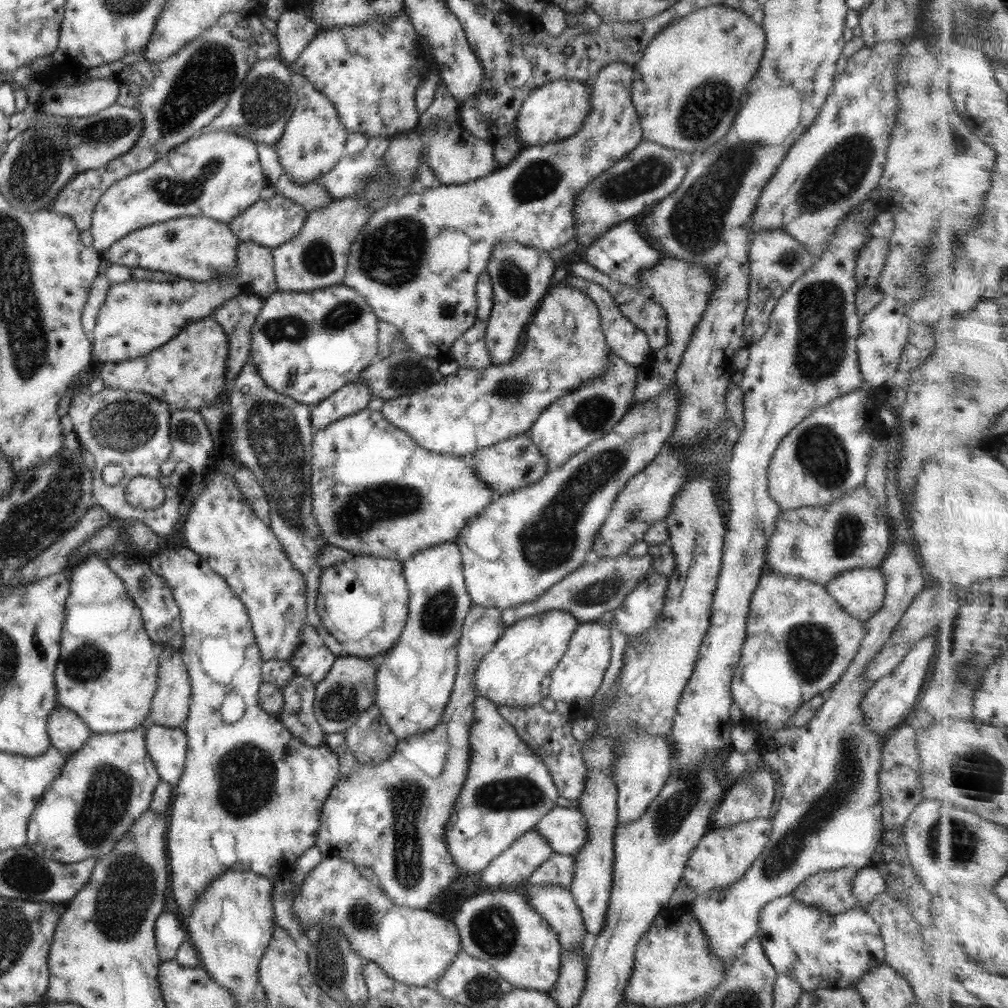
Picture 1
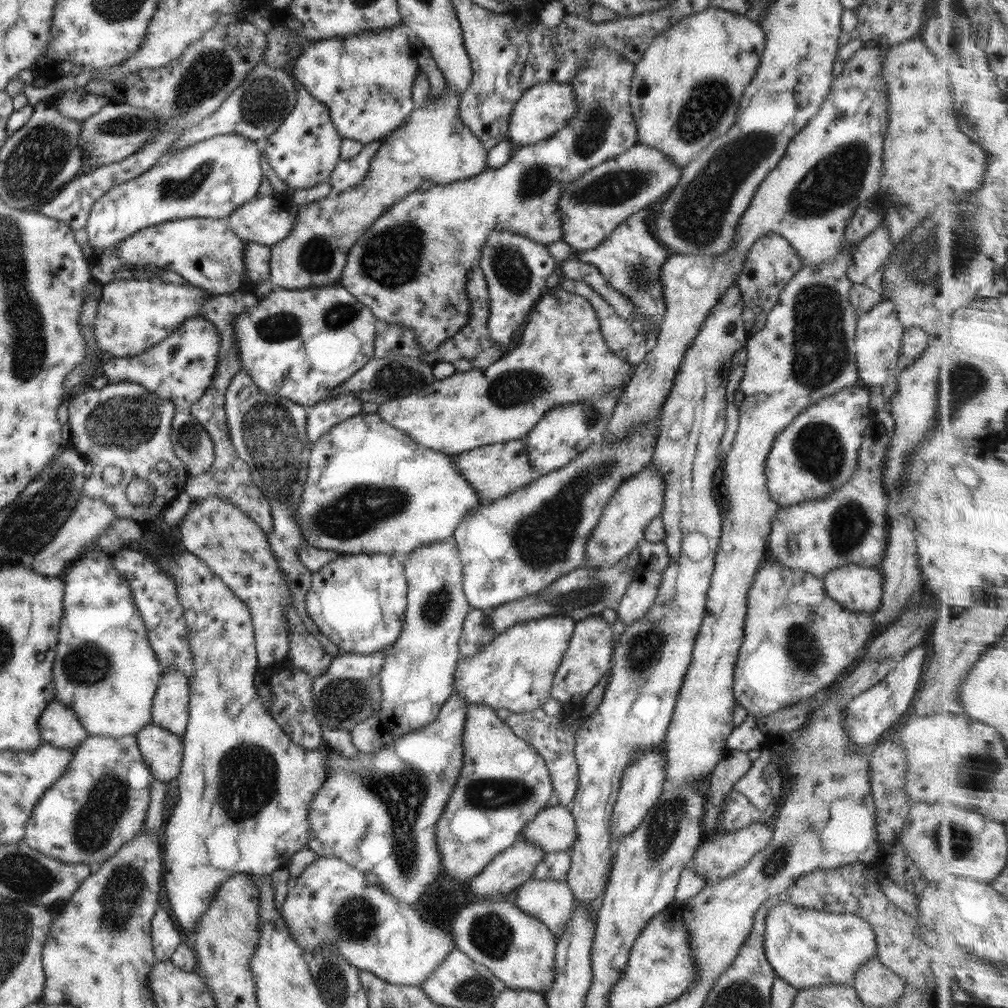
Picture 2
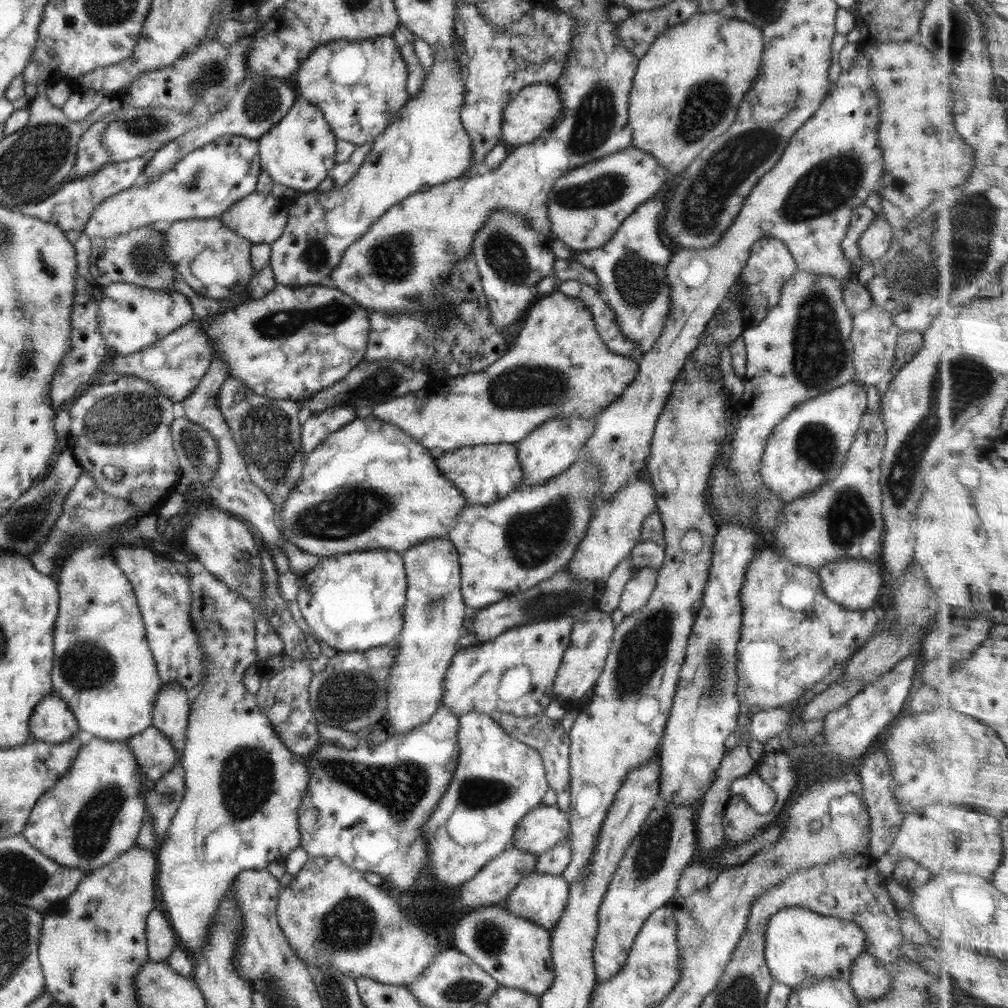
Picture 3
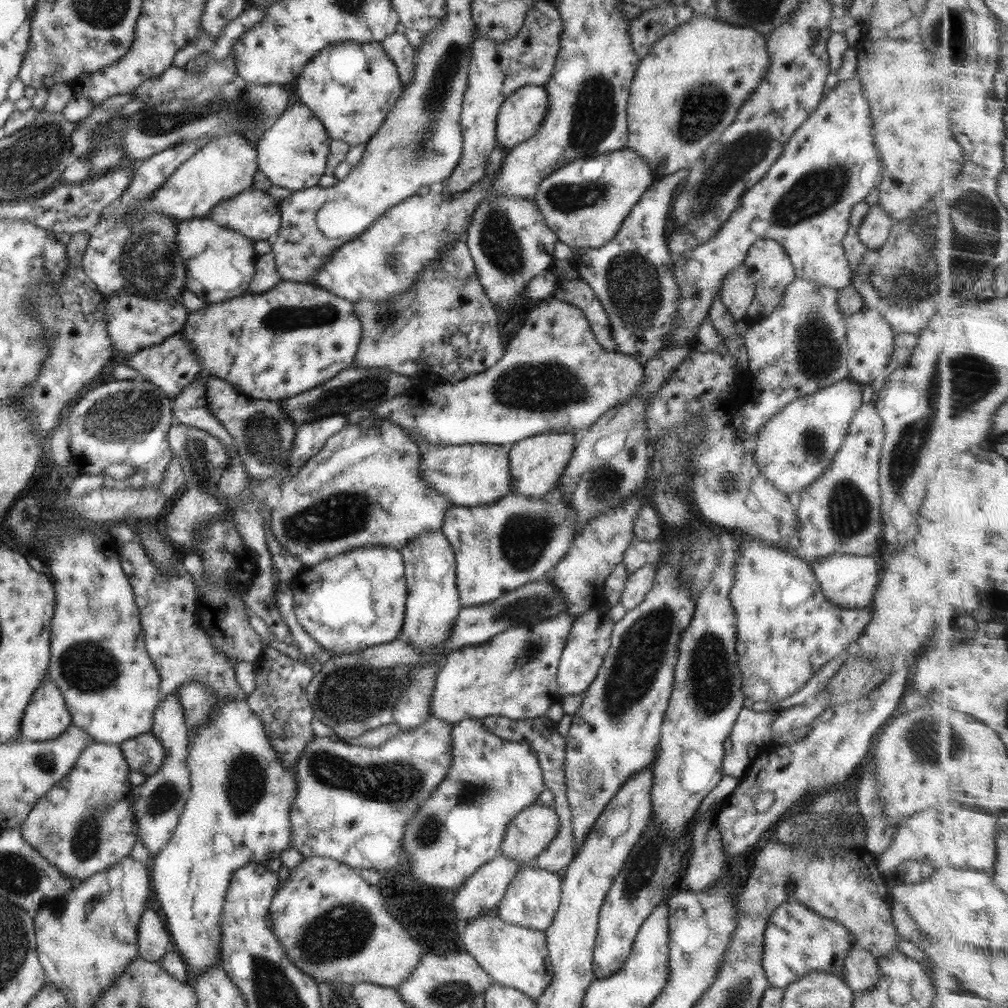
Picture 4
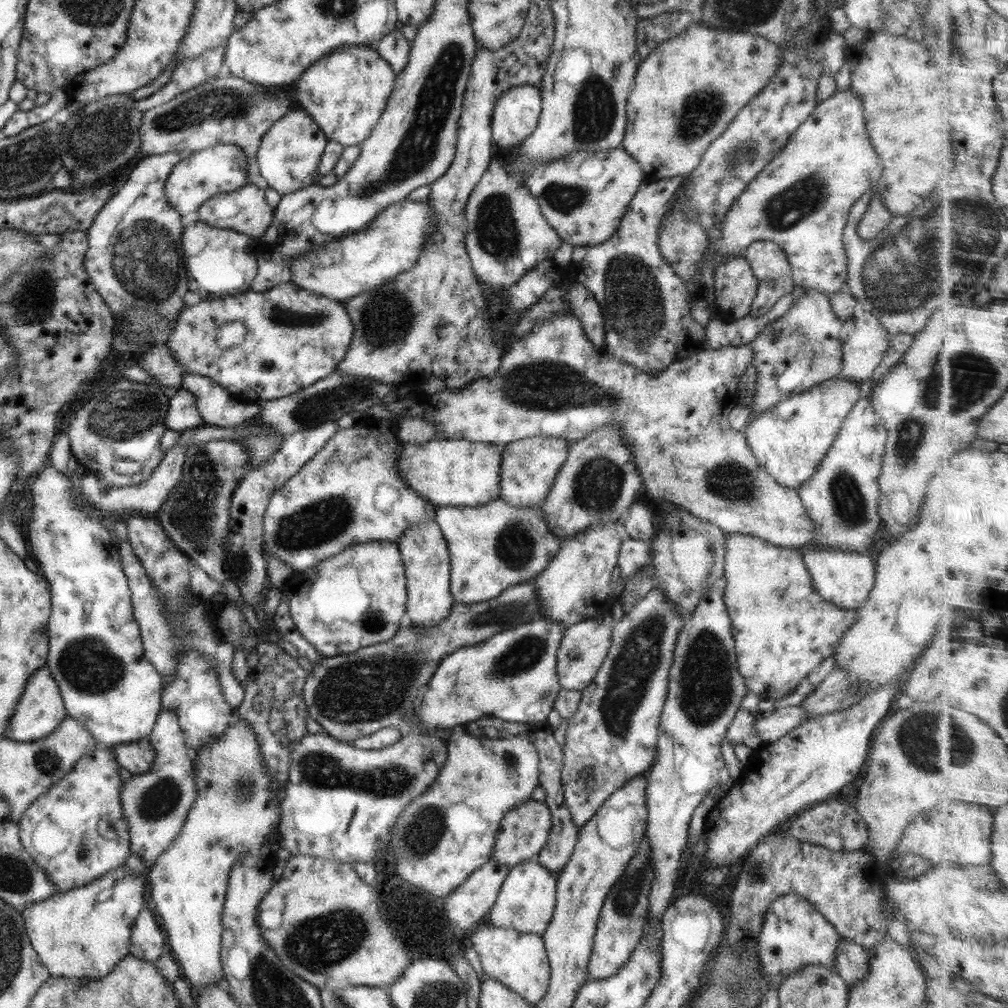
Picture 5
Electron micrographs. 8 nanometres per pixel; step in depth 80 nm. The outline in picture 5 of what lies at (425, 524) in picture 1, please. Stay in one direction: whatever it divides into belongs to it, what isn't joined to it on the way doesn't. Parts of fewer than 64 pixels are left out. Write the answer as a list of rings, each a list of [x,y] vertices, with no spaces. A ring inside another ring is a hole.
[[[378,419],[374,429],[367,430],[362,424],[338,429],[320,452],[278,488],[270,497],[263,516],[263,550],[266,556],[271,554],[278,560],[283,560],[298,576],[350,545],[377,540],[396,543],[398,537],[409,526],[434,521],[435,508],[438,506],[434,506],[428,499],[417,494],[399,474],[397,460],[404,442],[397,438],[396,427],[393,420]],[[380,484],[392,486],[400,492],[400,500],[392,506],[390,512],[378,510],[374,506],[374,492]]]

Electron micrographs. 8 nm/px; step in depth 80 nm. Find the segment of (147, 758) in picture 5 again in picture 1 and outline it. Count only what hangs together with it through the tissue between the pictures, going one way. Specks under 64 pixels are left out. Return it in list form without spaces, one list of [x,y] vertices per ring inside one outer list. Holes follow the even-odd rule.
[[[149,725],[145,734],[146,750],[161,781],[175,785],[184,770],[187,736],[183,728]]]

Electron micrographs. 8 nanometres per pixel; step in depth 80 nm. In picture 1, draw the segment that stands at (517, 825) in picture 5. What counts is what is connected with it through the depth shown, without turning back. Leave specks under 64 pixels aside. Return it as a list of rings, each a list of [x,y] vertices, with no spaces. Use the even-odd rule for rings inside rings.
[[[555,806],[532,828],[554,853],[573,857],[587,843],[589,832],[583,814],[576,808]]]

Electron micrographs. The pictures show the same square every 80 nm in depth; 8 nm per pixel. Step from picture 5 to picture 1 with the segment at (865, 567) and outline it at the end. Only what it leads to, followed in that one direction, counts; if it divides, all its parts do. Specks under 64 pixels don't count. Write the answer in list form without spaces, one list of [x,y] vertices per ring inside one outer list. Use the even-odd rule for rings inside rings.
[[[878,568],[840,572],[824,588],[844,612],[863,622],[882,608],[886,596],[886,582]]]

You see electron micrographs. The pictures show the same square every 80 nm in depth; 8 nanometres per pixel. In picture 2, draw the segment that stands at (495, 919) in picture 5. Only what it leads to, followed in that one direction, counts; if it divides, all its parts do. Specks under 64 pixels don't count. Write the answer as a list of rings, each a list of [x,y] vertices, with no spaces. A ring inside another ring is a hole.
[[[532,876],[518,887],[514,902],[520,907],[520,910],[543,922],[559,937],[565,933],[568,921],[571,919],[575,896],[565,880],[535,879]]]

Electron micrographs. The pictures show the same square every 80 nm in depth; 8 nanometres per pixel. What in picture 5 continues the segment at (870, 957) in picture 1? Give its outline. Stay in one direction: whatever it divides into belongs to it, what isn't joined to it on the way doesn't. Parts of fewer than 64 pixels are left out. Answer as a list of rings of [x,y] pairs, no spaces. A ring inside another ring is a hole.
[[[785,894],[770,903],[758,939],[760,957],[767,984],[779,985],[789,974],[804,965],[822,965],[835,970],[836,949],[844,939],[836,929],[799,894]]]

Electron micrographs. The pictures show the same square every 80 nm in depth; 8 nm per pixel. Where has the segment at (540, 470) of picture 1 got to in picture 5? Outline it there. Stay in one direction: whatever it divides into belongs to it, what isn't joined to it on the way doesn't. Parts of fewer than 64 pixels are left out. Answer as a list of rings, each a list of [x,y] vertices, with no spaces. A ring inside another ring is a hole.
[[[432,439],[424,444],[404,443],[399,452],[397,468],[410,488],[434,506],[476,506],[499,498],[502,448],[496,443],[479,443],[469,440]]]

